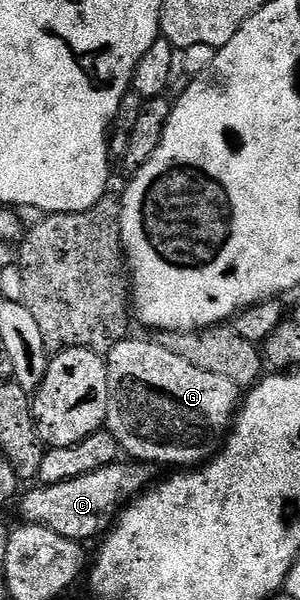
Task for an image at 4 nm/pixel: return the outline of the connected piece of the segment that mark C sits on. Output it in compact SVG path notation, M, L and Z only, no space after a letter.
M146 462L143 463L110 463L88 475L60 483L35 485L23 499L23 515L27 518L24 520L31 525L51 527L70 539L88 541L98 531L106 532L116 522L125 505L148 490L152 482L152 468Z

